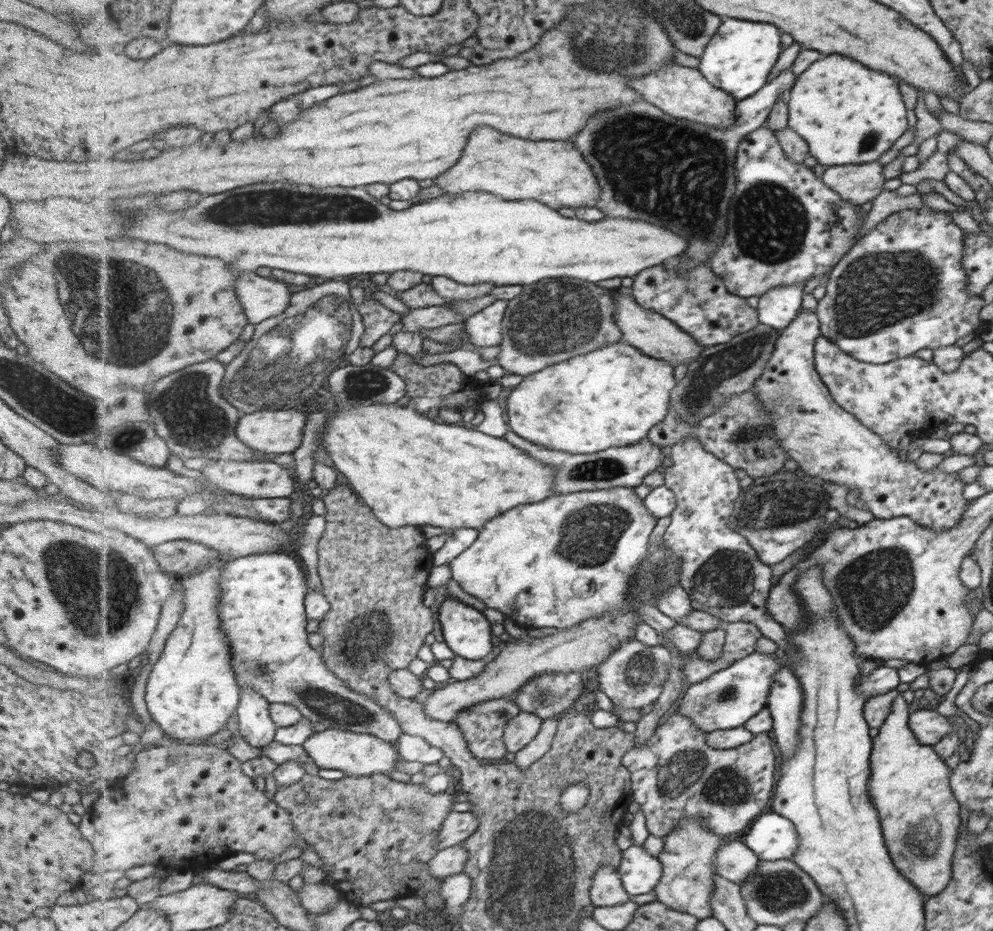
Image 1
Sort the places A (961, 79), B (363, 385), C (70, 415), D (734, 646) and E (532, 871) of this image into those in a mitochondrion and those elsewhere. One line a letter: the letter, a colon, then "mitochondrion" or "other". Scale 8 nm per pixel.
A: other
B: mitochondrion
C: mitochondrion
D: other
E: mitochondrion

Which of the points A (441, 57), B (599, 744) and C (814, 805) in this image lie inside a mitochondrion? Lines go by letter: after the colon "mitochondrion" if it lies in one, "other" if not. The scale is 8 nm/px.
A: other
B: other
C: other

